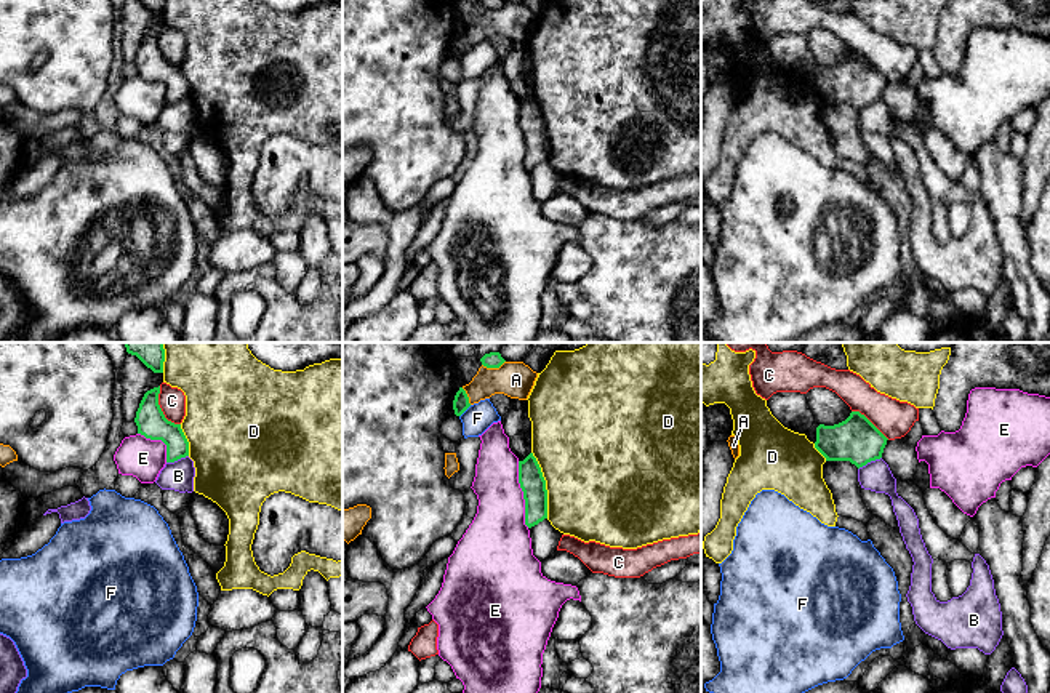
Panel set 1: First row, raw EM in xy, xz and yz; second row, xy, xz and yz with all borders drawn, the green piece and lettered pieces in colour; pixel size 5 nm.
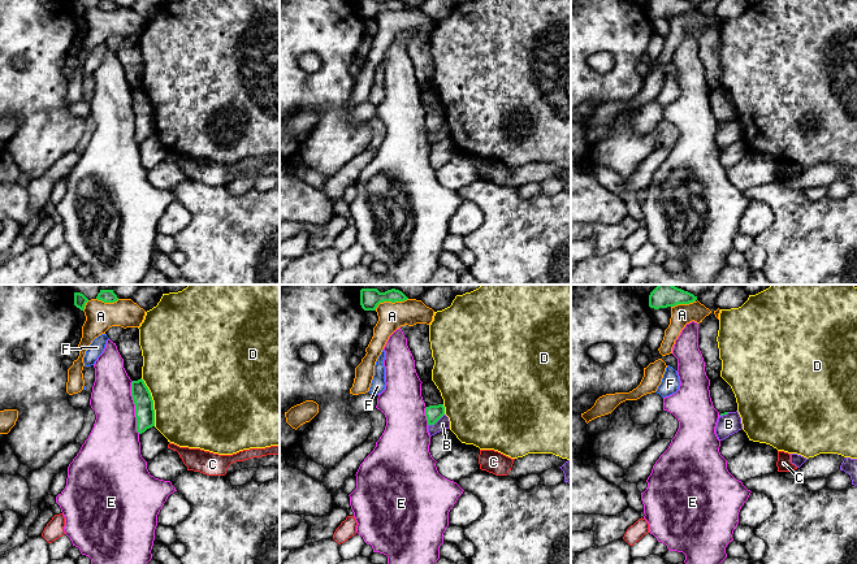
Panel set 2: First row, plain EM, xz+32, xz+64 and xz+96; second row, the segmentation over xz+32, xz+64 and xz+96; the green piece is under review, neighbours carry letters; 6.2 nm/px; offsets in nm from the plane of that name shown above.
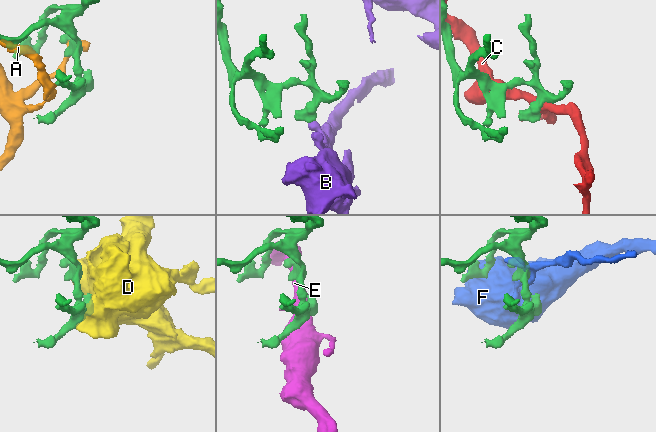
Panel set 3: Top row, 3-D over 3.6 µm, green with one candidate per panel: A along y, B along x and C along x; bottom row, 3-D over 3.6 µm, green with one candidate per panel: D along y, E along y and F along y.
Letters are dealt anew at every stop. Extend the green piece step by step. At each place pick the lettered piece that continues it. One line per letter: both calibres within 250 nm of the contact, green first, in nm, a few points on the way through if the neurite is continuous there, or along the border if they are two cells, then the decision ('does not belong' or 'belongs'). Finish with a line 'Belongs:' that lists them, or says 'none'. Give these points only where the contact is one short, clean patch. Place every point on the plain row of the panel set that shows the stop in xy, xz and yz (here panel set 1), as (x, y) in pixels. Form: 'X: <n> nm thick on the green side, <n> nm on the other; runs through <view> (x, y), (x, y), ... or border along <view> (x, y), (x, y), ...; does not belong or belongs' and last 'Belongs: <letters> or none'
A: 80 nm thick on the green side, 180 nm on the other; does not belong
B: 220 nm thick on the green side, 160 nm on the other; border along yz (881, 98), (858, 111); does not belong
C: 150 nm thick on the green side, 140 nm on the other; does not belong
D: 130 nm thick on the green side, 480 nm on the other; does not belong
E: 130 nm thick on the green side, 300 nm on the other; does not belong
F: 80 nm thick on the green side, 150 nm on the other; does not belong
Belongs: none

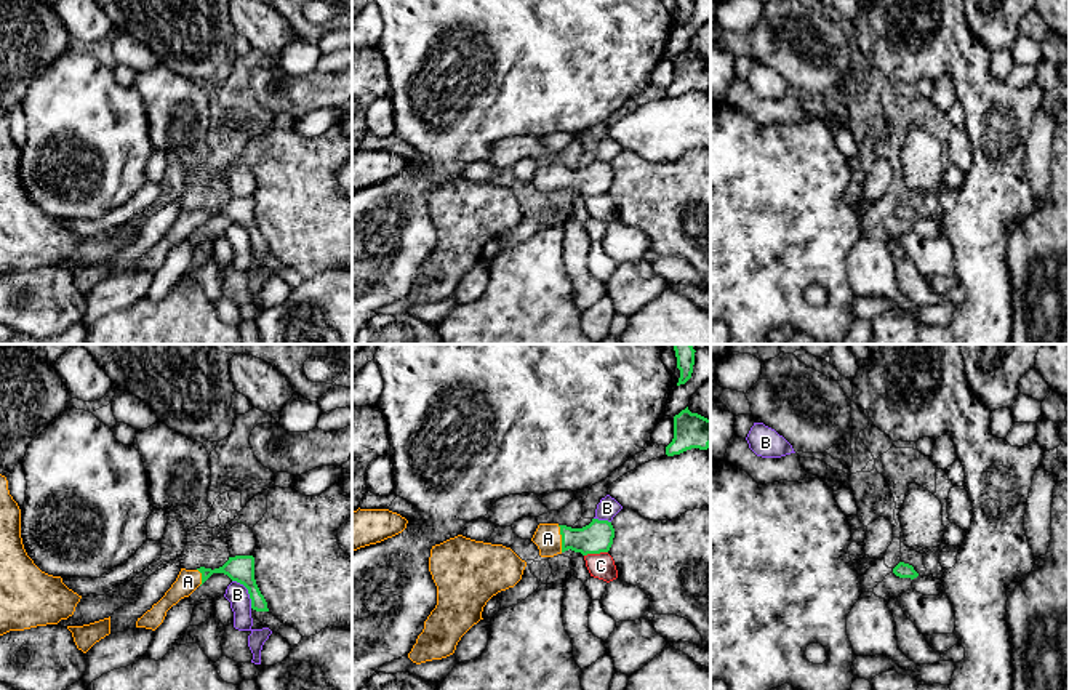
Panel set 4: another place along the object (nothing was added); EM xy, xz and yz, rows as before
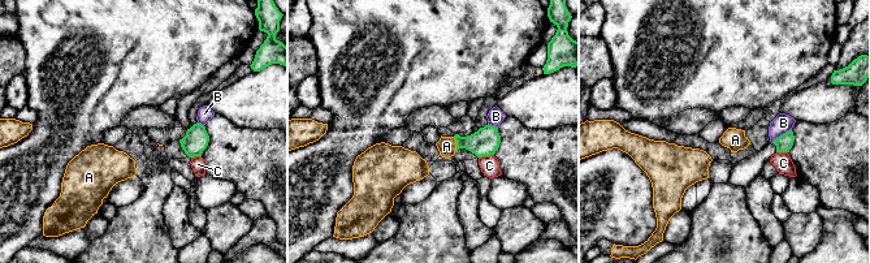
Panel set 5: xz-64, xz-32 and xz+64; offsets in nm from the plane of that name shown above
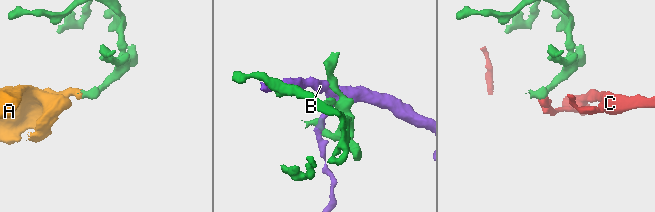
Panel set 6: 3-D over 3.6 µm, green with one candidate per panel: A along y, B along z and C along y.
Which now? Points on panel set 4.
A: 160 nm thick on the green side, 140 nm on the other; runs through xz (597, 178), (562, 180), (548, 180); belongs
B: 140 nm thick on the green side, 110 nm on the other; does not belong
C: 160 nm thick on the green side, 130 nm on the other; border along xz (607, 192), (584, 197); does not belong
Belongs: A

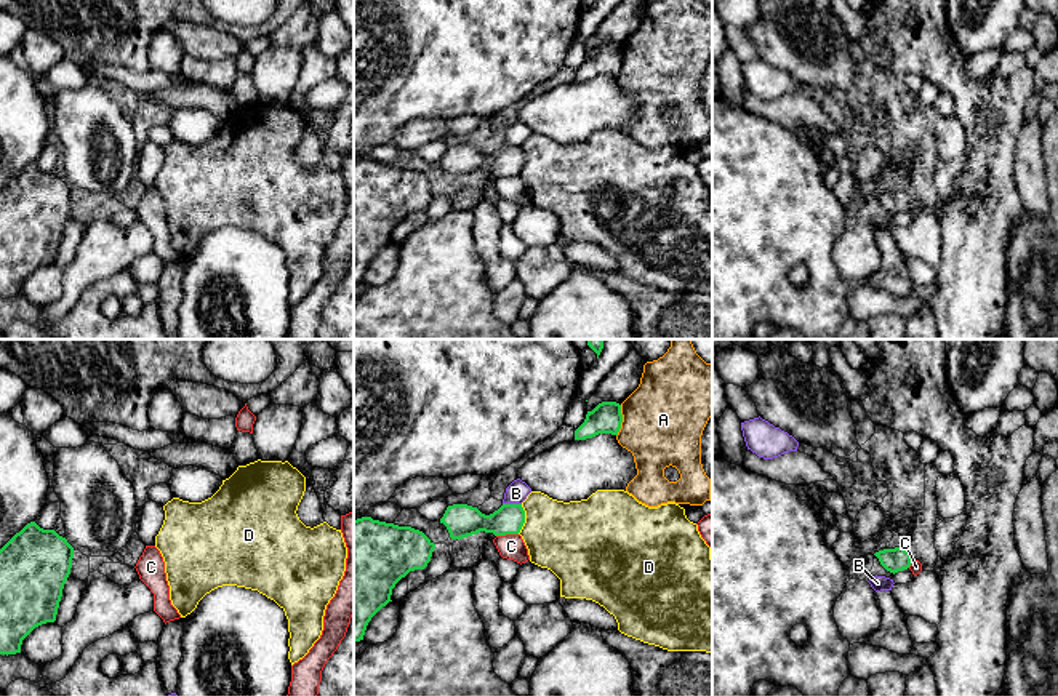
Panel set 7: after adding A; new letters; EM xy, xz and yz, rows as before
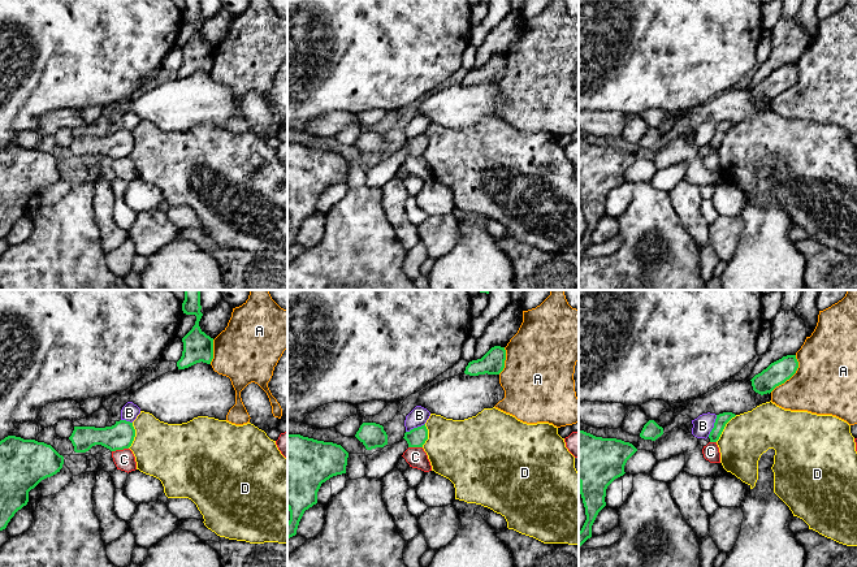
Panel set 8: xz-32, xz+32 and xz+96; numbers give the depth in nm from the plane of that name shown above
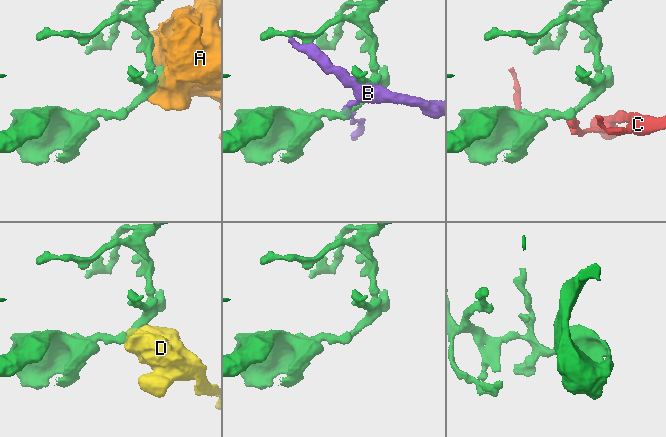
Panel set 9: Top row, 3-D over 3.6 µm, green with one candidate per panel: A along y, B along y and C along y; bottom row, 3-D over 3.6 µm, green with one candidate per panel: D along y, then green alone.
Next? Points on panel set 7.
A: 160 nm thick on the green side, 420 nm on the other; does not belong
B: 160 nm thick on the green side, 110 nm on the other; does not belong
C: 170 nm thick on the green side, 130 nm on the other; border along xz (517, 175), (496, 178); does not belong
D: 150 nm thick on the green side, 360 nm on the other; does not belong
Belongs: none

